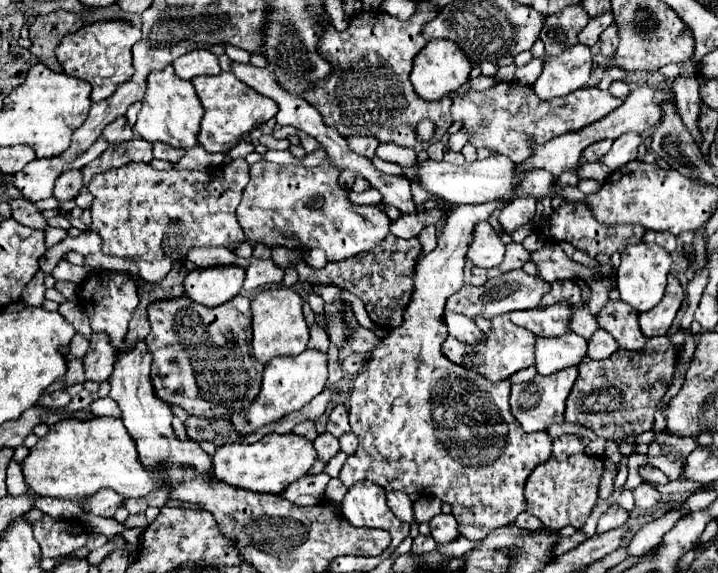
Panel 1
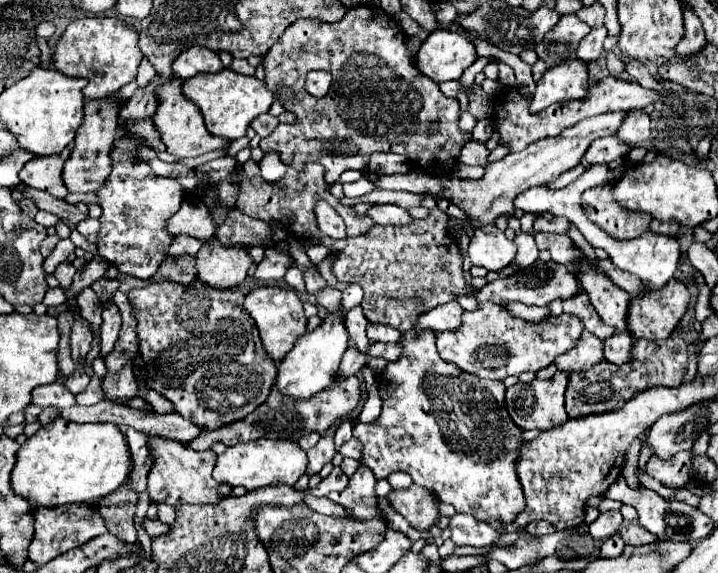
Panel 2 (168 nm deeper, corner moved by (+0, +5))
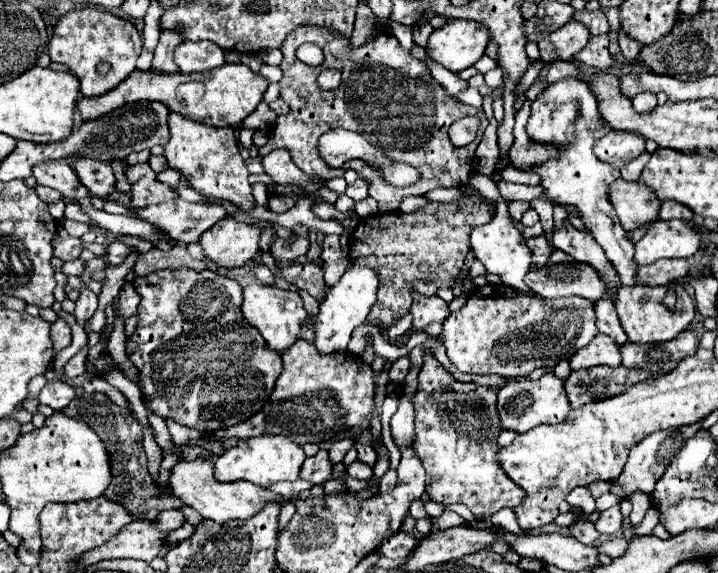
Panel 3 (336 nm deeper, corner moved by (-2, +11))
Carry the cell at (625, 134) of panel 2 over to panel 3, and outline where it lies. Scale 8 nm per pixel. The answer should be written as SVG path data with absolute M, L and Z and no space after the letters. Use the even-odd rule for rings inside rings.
M640 93L640 95L636 95L636 97L632 99L632 103L634 103L634 109L636 109L638 113L648 113L648 111L652 111L652 109L658 105L654 93Z

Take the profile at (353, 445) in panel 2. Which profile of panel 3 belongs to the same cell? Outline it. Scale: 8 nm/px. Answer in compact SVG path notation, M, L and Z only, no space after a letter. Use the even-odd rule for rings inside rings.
M356 443L356 449L358 449L358 459L370 467L376 465L376 451L370 447L370 445L362 445L362 443Z

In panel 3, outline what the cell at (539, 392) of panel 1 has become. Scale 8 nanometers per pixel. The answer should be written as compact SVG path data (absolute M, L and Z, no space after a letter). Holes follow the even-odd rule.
M546 373L538 381L506 383L498 391L496 407L500 409L500 425L514 433L524 433L542 423L560 423L570 413L570 403L564 391L564 383L554 373Z

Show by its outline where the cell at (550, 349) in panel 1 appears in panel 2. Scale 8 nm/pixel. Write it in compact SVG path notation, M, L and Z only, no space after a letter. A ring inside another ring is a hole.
M582 331L582 339L578 339L578 347L570 349L568 353L558 355L556 367L560 371L586 371L592 365L600 363L604 359L602 355L602 341L592 335L590 331Z

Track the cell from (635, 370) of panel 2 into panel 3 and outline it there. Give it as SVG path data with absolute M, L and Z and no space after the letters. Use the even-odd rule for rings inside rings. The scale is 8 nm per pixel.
M600 365L592 369L572 371L572 375L566 381L566 393L572 409L576 409L580 405L624 393L628 387L648 377L652 377L650 371L640 371L640 369L628 371L626 367L612 369L612 367Z

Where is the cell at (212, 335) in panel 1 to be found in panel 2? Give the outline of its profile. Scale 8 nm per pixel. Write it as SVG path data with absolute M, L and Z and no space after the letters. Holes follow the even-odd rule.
M160 281L152 282L144 289L132 289L130 291L130 303L132 307L136 309L136 319L138 319L138 339L140 339L140 355L142 355L142 361L148 369L148 383L150 383L150 389L158 391L160 395L164 395L166 399L170 399L174 403L174 409L186 417L186 419L192 419L196 425L200 427L206 427L206 429L218 429L222 425L228 425L236 419L242 419L246 417L248 413L252 413L258 405L262 405L274 385L274 379L276 379L276 363L266 355L262 343L260 343L260 337L258 337L258 329L256 329L256 323L254 319L250 319L248 311L242 307L244 303L244 293L240 289L226 289L226 291L216 291L212 287L206 287L204 283L200 281L194 281L186 287L180 287L172 281Z

